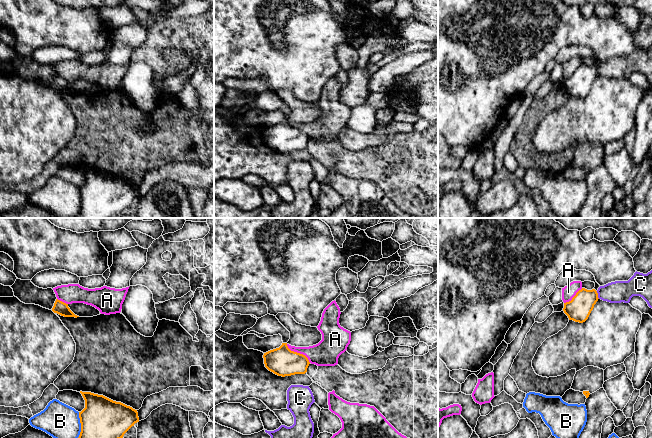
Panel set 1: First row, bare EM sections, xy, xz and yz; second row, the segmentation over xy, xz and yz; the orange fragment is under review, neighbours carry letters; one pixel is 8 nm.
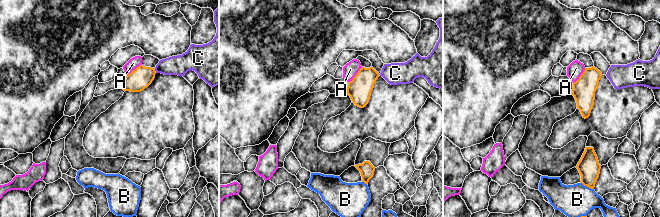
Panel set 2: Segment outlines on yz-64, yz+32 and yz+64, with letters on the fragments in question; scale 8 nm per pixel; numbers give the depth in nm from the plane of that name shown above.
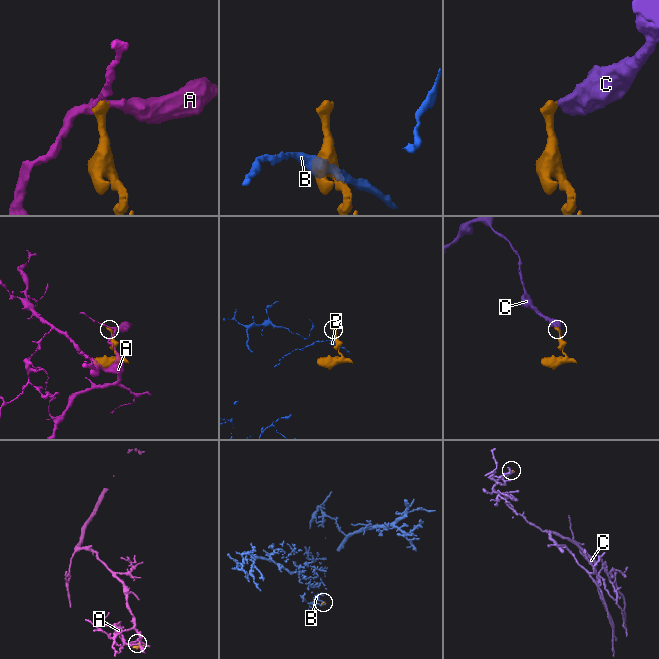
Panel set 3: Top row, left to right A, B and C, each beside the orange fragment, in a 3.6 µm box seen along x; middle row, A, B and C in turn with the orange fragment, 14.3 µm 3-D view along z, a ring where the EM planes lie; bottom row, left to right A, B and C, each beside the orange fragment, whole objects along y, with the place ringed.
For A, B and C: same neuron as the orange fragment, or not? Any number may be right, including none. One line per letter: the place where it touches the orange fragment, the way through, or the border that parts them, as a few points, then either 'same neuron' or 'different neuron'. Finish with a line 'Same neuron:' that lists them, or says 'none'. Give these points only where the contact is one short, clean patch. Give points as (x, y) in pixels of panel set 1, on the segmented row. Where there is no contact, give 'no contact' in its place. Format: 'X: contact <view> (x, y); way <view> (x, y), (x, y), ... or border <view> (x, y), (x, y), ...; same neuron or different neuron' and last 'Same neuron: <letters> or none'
A: contact xz (298, 353); border xz (286, 344), (291, 350), (302, 353), (310, 362); different neuron
B: contact xy (81, 425); different neuron
C: contact yz (597, 295); border yz (596, 291), (599, 298); different neuron
Same neuron: none

